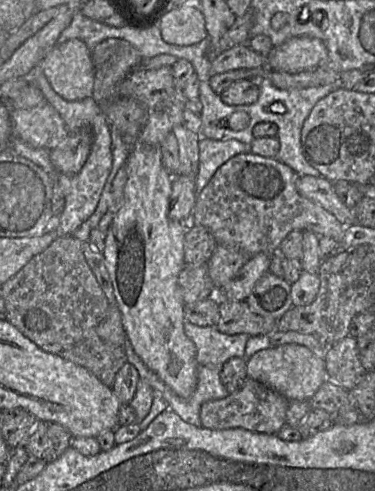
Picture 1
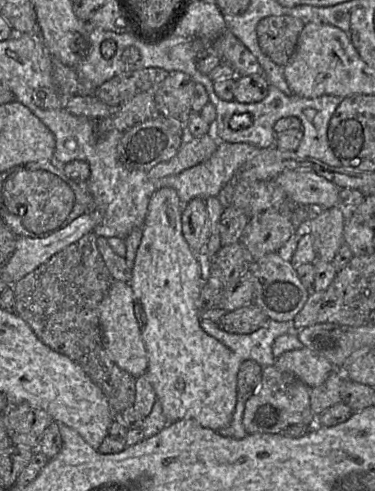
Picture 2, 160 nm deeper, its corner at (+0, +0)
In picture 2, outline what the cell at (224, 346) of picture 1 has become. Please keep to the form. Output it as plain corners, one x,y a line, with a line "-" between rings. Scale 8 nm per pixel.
268,319
263,327
251,334
229,333
218,327
217,323
201,320
201,328
243,360
252,360
262,368
274,366
273,344
279,336
296,333
292,321
278,322

